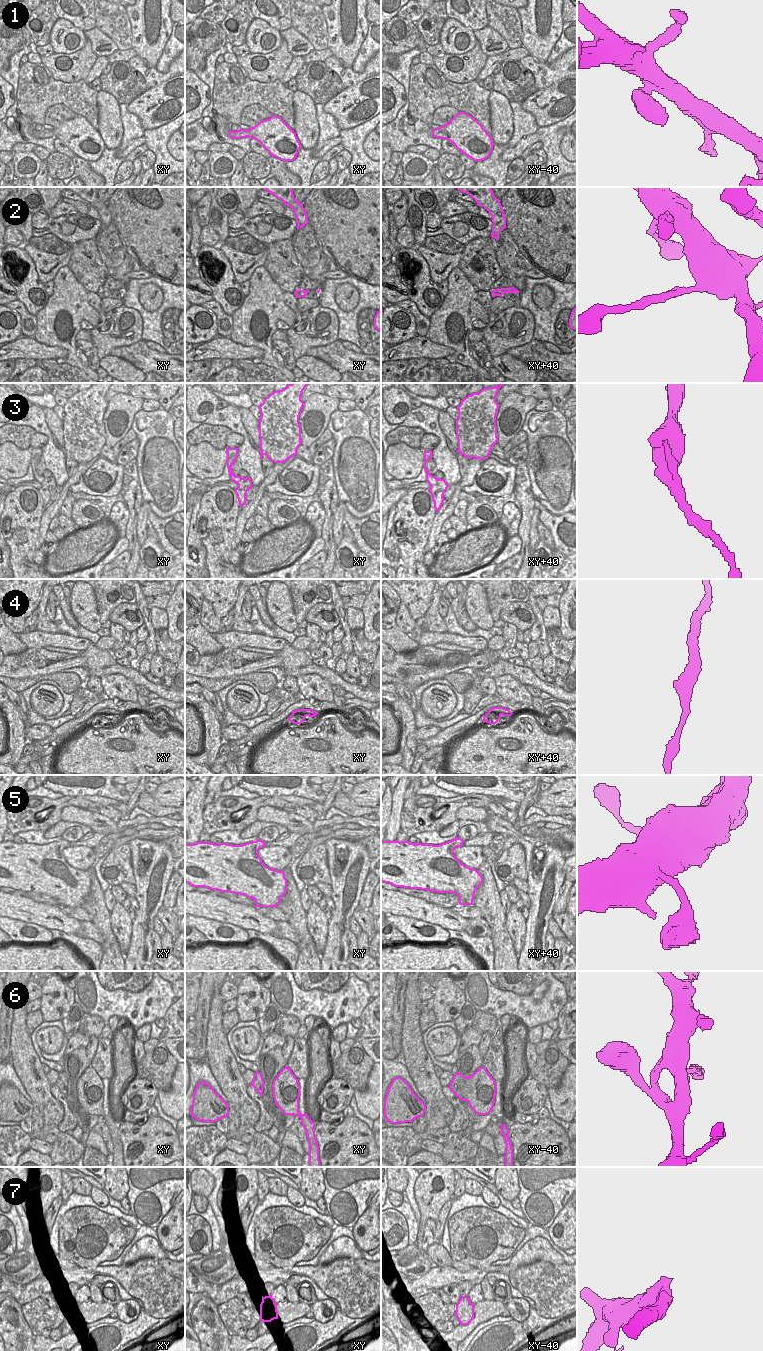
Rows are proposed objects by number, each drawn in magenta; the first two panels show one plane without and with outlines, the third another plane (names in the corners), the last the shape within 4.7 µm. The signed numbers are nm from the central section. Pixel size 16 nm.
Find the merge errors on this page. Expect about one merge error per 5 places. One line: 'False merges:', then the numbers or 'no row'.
False merges: 2, 7

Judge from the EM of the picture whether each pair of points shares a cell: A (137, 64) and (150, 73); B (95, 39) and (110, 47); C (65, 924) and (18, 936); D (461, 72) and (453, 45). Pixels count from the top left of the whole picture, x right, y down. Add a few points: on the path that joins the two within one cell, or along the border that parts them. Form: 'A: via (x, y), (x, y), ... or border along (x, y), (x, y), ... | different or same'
A: via (140, 66), (147, 73) | same
B: via (99, 41), (101, 43), (109, 43) | same
C: border along (25, 922), (33, 922), (49, 930) | different
D: border along (476, 41), (471, 49), (463, 53), (445, 54) | different

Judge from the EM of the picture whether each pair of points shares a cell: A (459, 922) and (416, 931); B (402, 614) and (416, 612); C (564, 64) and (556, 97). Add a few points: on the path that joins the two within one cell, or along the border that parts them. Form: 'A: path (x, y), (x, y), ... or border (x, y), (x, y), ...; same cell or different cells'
A: border (417, 919), (437, 924), (446, 930); different cells
B: border (401, 601), (415, 621); different cells
C: border (566, 76), (545, 88), (538, 89); different cells

